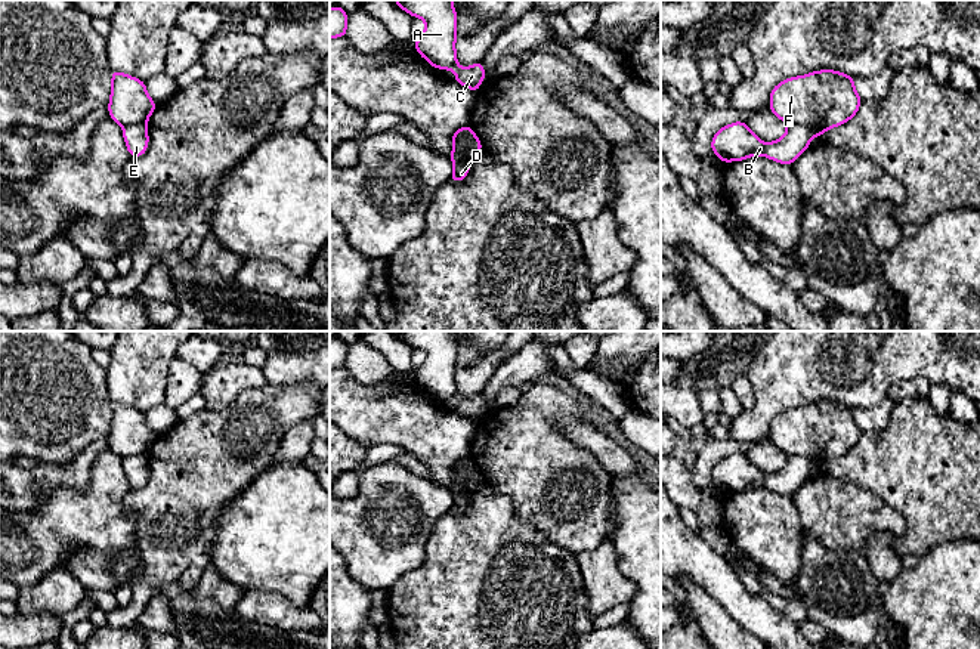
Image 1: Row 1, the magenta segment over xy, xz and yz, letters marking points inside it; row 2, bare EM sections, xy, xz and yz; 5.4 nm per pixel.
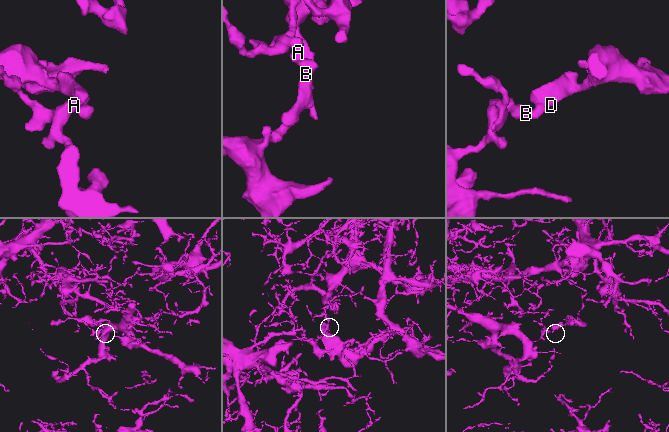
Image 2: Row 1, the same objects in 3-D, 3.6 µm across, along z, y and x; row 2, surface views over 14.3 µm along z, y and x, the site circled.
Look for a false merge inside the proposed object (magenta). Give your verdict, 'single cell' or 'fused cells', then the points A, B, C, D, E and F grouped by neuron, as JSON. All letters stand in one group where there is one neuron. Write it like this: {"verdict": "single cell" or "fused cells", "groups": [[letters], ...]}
{"verdict": "fused cells", "groups": [["A", "B", "C", "E"], ["D", "F"]]}

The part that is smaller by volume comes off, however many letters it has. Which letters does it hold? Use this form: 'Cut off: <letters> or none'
Cut off: D, F

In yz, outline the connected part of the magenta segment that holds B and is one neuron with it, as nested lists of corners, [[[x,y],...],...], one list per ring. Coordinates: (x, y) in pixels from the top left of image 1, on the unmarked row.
[[[736,452],[715,463],[711,479],[723,494],[764,486],[780,495],[792,495],[809,479],[813,467],[823,467],[823,464],[813,458],[791,455],[780,470],[764,475],[746,454]]]

